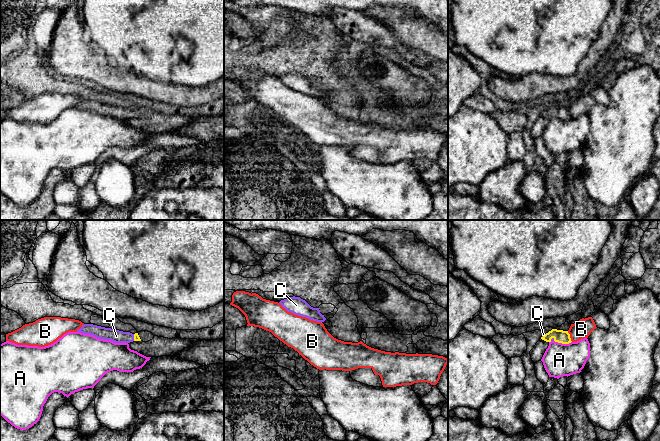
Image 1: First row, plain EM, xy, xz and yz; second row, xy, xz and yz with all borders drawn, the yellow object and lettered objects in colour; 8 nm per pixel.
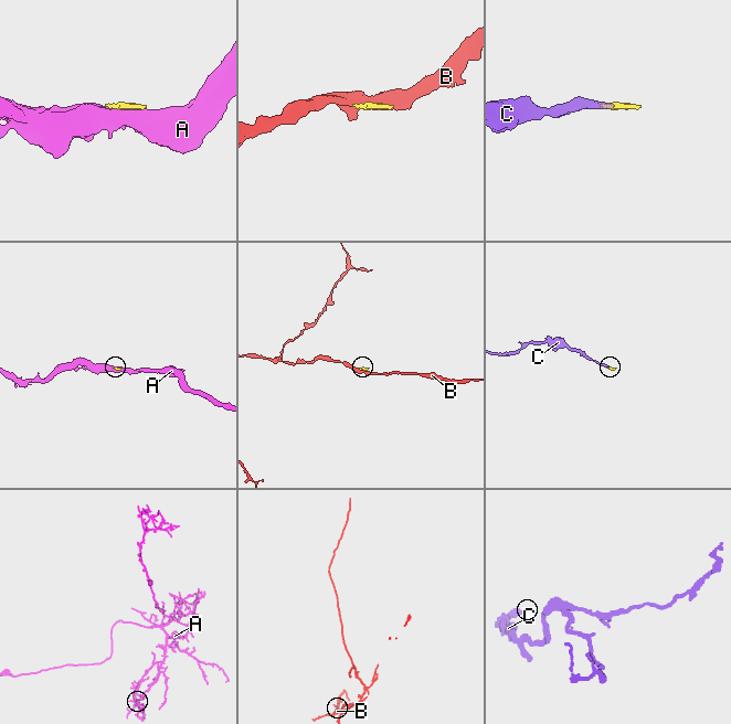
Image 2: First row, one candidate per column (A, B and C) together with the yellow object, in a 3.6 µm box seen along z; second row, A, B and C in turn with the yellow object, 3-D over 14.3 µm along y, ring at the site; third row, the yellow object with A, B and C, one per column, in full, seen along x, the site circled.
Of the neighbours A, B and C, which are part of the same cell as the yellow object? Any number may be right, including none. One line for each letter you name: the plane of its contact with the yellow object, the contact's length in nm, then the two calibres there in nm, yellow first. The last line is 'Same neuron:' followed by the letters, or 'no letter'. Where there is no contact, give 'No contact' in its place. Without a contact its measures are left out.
C: Touches yellow in xy. Shared border 60 nm. Thickness 50 nm (yellow) against 100 nm
Same neuron: C

